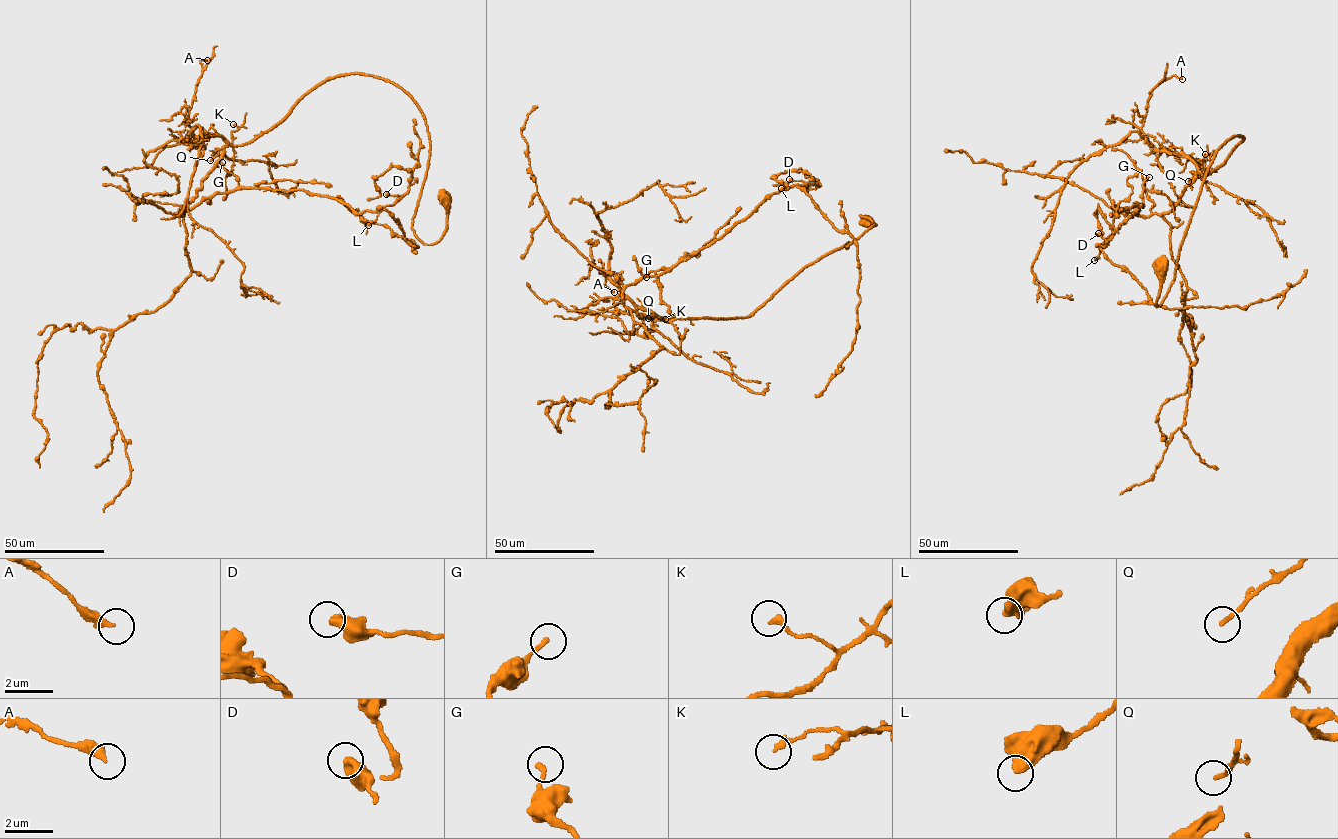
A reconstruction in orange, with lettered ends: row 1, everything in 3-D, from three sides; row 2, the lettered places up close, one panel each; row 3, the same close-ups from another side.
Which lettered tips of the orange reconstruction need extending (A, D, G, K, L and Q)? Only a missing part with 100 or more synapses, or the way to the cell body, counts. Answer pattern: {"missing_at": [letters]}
{"missing_at": []}

